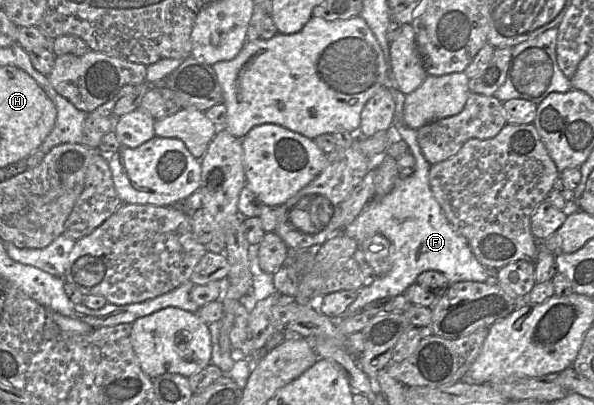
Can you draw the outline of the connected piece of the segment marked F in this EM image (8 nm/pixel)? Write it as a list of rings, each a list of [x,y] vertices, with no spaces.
[[[389,86],[395,101],[394,133],[405,141],[409,152],[416,160],[415,172],[401,177],[387,195],[371,200],[357,218],[341,232],[360,245],[368,238],[381,234],[393,246],[393,264],[390,271],[378,277],[371,285],[363,286],[356,300],[335,322],[362,312],[369,303],[385,297],[397,296],[413,283],[424,271],[435,270],[443,273],[450,284],[461,281],[488,282],[494,271],[482,265],[474,256],[467,240],[457,233],[447,220],[441,206],[435,199],[429,184],[431,164],[425,159],[417,141],[417,132],[403,123],[405,96],[395,86]]]

